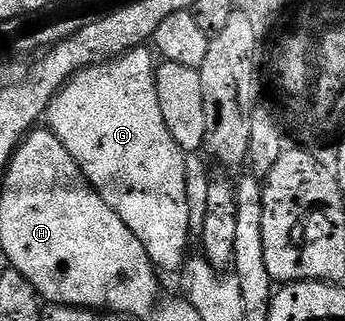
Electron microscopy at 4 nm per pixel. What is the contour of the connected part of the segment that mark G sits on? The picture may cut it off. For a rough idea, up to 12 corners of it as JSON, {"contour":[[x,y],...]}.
{"contour":[[148,51],[74,76],[49,108],[160,272],[187,255],[187,159]]}

